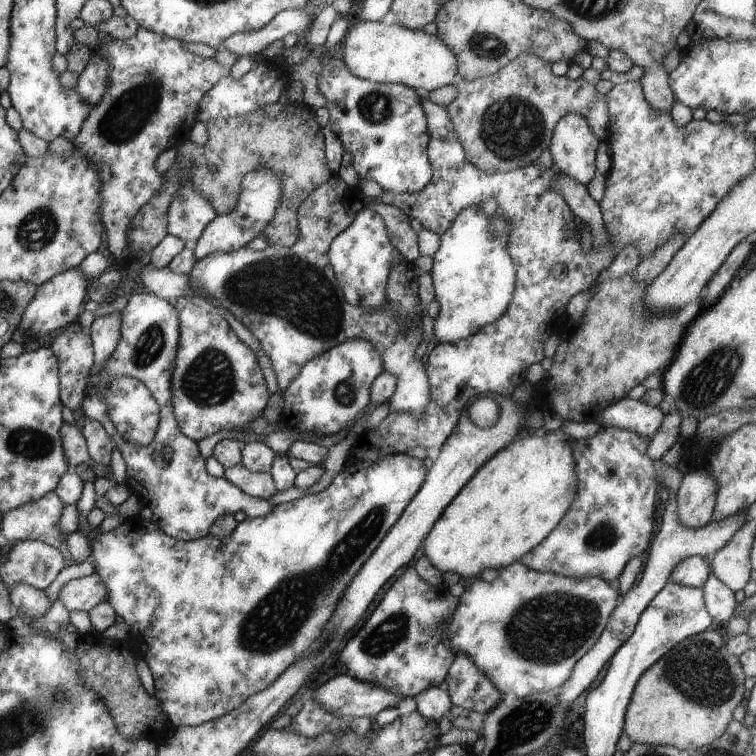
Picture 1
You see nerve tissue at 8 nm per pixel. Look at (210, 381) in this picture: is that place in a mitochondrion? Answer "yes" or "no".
yes

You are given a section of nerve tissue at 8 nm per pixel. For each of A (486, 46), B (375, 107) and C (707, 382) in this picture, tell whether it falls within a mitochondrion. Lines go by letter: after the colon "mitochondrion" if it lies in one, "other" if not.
A: mitochondrion
B: mitochondrion
C: mitochondrion

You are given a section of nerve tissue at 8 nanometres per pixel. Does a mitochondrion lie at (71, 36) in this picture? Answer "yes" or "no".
no

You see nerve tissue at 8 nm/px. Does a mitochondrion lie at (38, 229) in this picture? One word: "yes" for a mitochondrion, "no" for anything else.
yes

